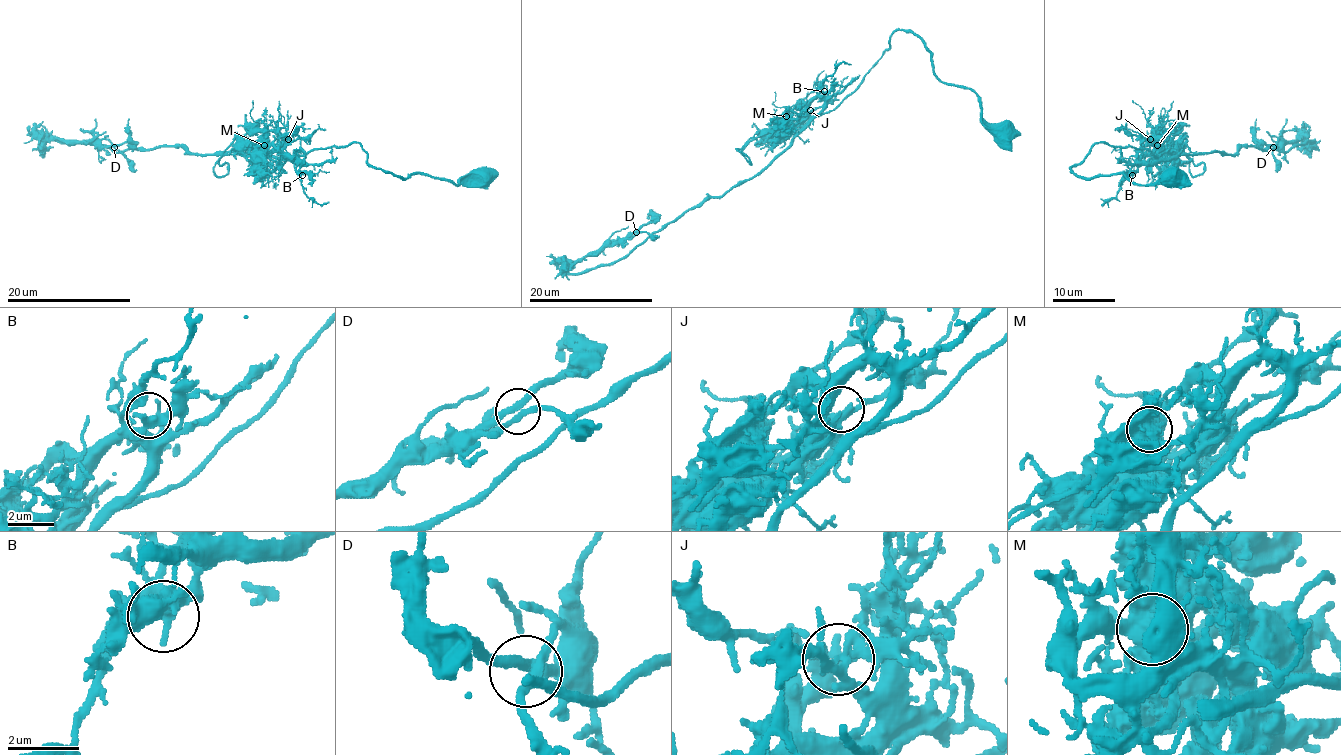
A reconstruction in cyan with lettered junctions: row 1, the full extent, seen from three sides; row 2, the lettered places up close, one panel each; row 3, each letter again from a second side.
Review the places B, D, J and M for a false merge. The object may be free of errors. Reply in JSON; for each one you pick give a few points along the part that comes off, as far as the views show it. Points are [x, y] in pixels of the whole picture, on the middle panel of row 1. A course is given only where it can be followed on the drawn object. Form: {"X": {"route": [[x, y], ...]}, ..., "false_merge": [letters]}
{"M": {"route": [[787, 116], [747, 145], [742, 153], [750, 162], [748, 158]]}, "false_merge": ["M"]}

